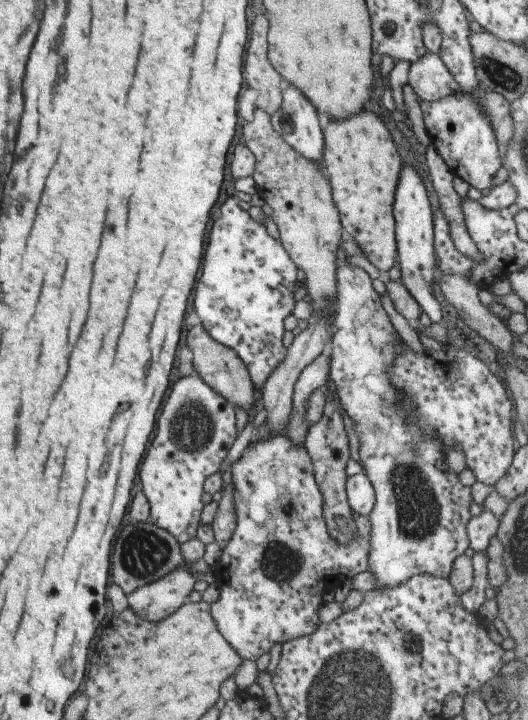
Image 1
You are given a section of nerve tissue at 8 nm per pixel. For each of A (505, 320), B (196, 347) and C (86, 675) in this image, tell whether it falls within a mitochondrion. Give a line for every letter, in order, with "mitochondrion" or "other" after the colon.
A: other
B: other
C: other

